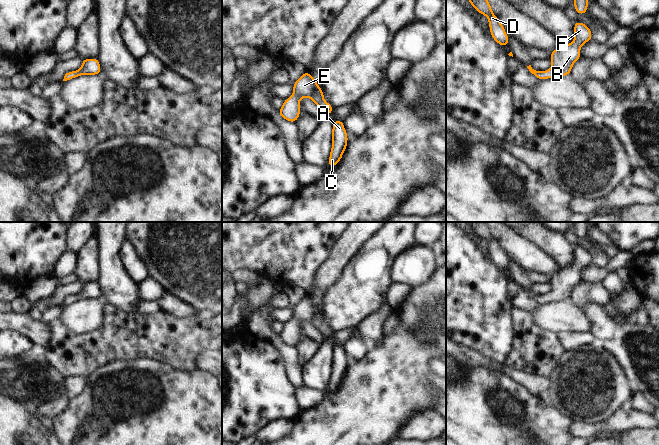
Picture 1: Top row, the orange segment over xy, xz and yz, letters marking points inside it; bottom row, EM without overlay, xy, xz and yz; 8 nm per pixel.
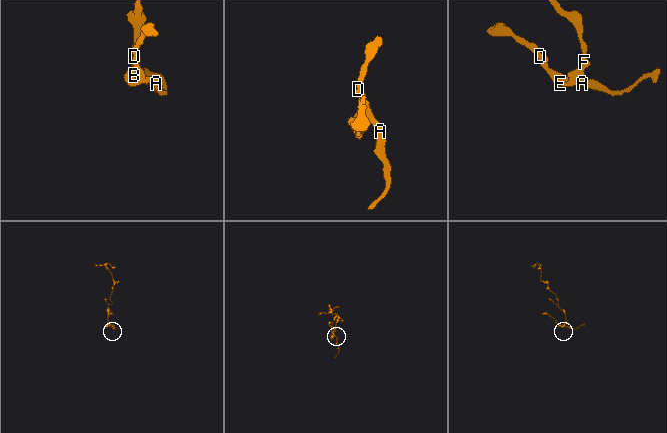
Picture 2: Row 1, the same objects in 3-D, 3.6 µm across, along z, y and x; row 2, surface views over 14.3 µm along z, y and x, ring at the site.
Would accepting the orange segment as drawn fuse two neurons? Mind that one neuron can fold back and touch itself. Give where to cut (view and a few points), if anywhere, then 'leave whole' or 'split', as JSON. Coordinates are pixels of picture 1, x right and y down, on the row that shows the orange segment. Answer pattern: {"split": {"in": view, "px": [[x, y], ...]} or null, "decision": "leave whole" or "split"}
{"split": null, "decision": "leave whole"}

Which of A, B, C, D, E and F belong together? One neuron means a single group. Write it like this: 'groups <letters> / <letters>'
groups A B C D E F

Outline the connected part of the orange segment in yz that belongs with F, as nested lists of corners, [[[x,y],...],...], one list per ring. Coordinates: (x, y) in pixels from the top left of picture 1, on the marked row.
[[[574,22],[574,40],[570,44],[560,45],[550,54],[552,66],[547,71],[536,71],[531,65],[529,71],[539,80],[564,77],[571,73],[572,66],[580,58],[583,44],[592,40],[591,29],[582,22]]]

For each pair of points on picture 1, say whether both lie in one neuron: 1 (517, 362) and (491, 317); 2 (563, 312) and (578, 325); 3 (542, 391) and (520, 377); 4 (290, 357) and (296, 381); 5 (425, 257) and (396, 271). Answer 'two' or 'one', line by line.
1: two
2: one
3: one
4: one
5: one

